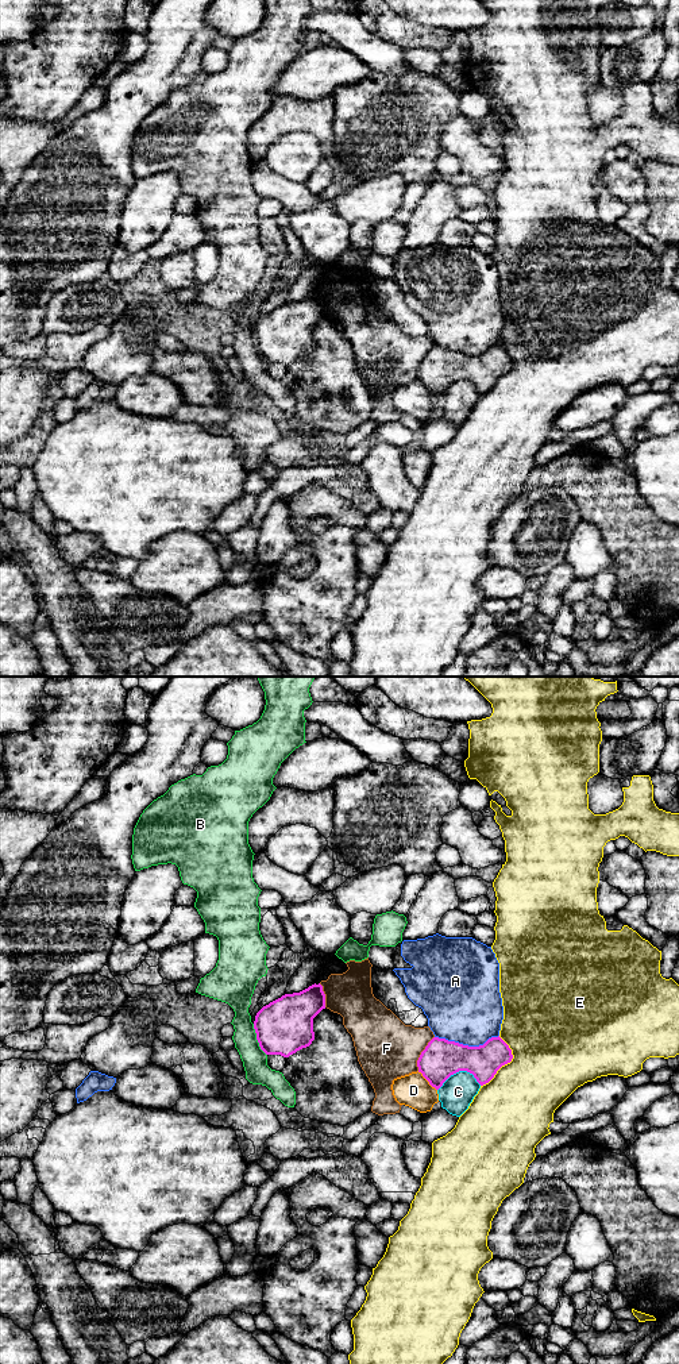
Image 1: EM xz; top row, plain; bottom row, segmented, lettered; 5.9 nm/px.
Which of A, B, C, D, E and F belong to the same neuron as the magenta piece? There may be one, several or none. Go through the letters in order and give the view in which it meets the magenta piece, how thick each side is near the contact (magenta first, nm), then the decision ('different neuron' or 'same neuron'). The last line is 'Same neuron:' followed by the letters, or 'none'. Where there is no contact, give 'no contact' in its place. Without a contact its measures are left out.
A: xz | 240/460 nm | different neuron
B: xz | 320/150 nm | different neuron
C: xz | 240/200 nm | different neuron
D: xz | 240/200 nm | different neuron
E: xz | 200/440 nm | different neuron
F: xz | 240/360 nm | different neuron
Same neuron: none

